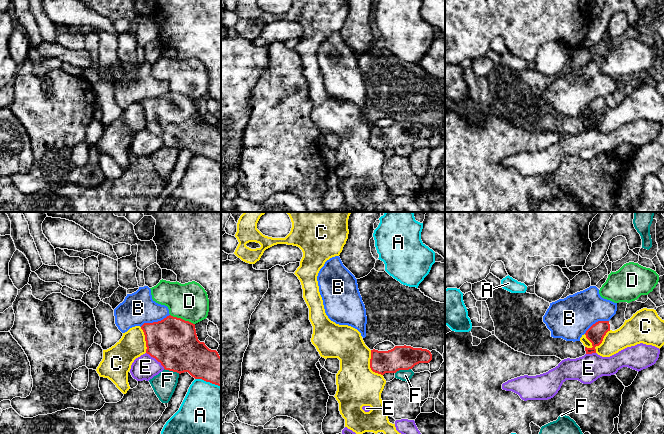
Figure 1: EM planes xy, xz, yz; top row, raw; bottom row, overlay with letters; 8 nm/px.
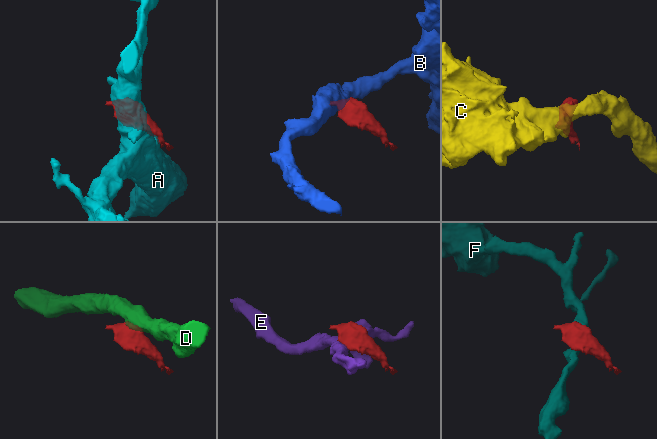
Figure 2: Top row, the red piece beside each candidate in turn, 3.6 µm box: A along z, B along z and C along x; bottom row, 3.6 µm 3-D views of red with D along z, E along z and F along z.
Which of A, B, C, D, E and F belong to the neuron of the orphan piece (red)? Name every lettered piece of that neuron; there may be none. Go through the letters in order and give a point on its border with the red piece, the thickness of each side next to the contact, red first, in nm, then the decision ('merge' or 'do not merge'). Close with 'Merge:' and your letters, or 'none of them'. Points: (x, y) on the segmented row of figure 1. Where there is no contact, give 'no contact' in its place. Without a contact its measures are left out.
A: contact xy (208, 381); calibres 260 and 400 nm; do not merge
B: contact xy (154, 322); calibres 400 and 260 nm; do not merge
C: contact yz (599, 344); calibres 140 and 180 nm; do not merge
D: contact xy (182, 319); calibres 400 and 300 nm; do not merge
E: contact xy (156, 359); calibres 400 and 200 nm; do not merge
F: contact xz (402, 369); calibres 190 and 100 nm; do not merge
Merge: none of them

